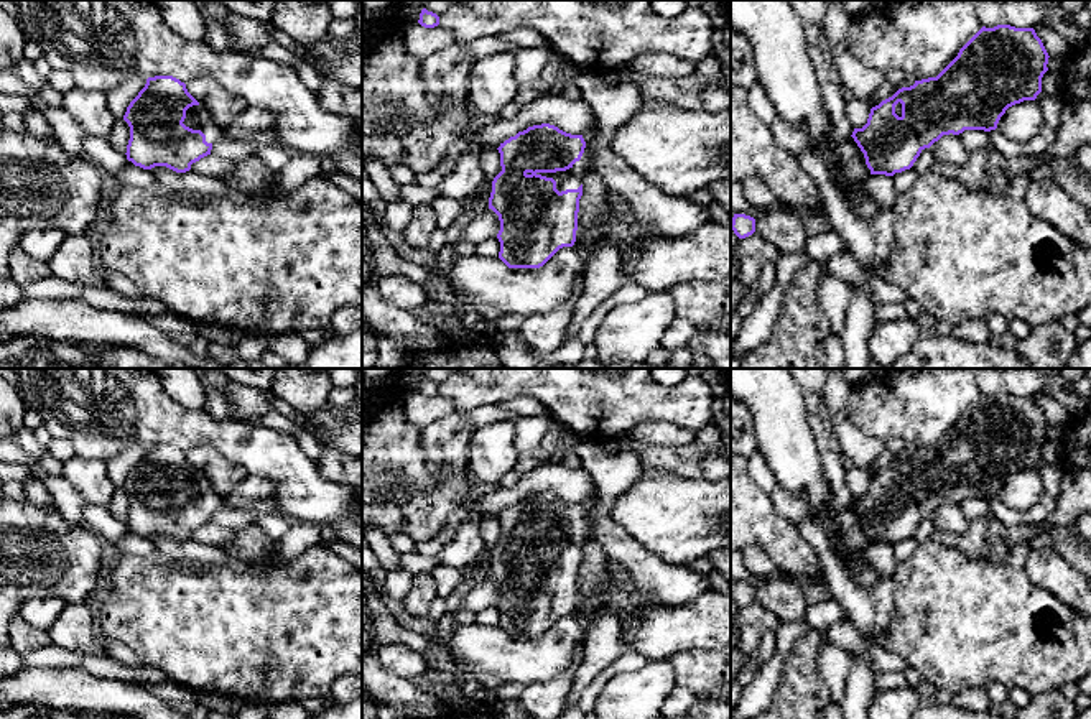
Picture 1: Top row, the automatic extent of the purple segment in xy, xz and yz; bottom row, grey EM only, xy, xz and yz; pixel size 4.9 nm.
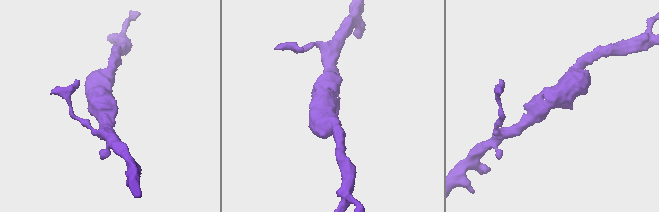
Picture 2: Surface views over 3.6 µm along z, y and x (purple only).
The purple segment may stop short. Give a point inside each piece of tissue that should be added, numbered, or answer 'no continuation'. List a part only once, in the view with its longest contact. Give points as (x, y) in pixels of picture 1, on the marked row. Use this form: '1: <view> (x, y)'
1: xz (571, 178)

